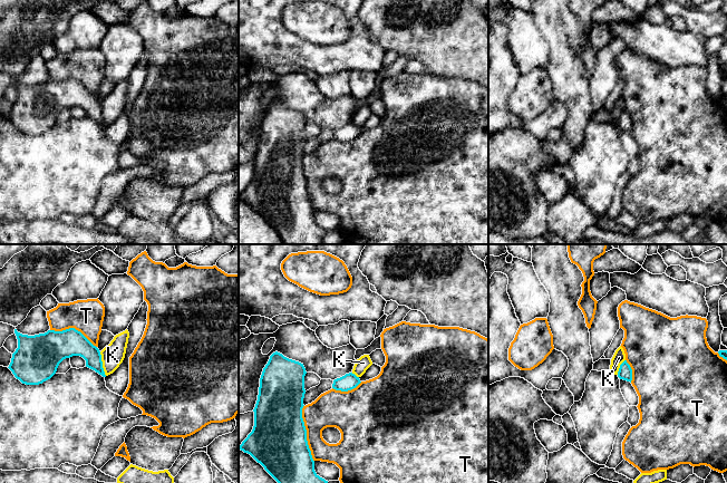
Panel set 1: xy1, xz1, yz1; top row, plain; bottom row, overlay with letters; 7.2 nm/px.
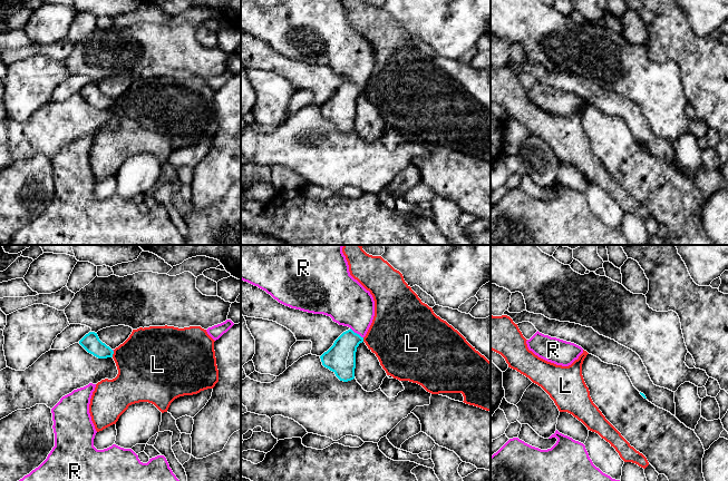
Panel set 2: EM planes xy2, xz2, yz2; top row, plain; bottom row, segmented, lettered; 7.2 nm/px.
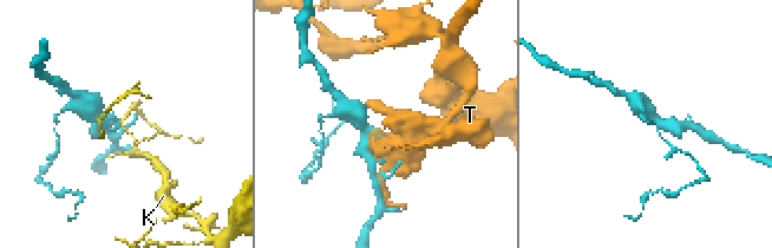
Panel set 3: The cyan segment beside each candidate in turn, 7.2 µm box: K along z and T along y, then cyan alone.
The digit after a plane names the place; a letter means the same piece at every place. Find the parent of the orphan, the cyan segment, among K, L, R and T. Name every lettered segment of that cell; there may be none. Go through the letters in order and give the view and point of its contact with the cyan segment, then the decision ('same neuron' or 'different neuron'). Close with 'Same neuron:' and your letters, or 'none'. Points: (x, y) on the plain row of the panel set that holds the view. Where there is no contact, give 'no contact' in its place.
K: xy1 (102, 114) | different neuron
L: xy2 (113, 104) | different neuron
R: xz2 (356, 84) | same neuron
T: xz1 (306, 183) | different neuron
Same neuron: R

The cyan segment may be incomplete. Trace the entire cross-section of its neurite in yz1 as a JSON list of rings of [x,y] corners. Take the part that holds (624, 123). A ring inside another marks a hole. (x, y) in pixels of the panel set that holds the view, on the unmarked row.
[[[624,110],[620,115],[620,118],[619,118],[619,122],[618,122],[618,127],[620,129],[623,129],[623,131],[631,133],[631,131],[632,131],[632,119],[631,119],[630,115],[627,113],[627,110]]]

